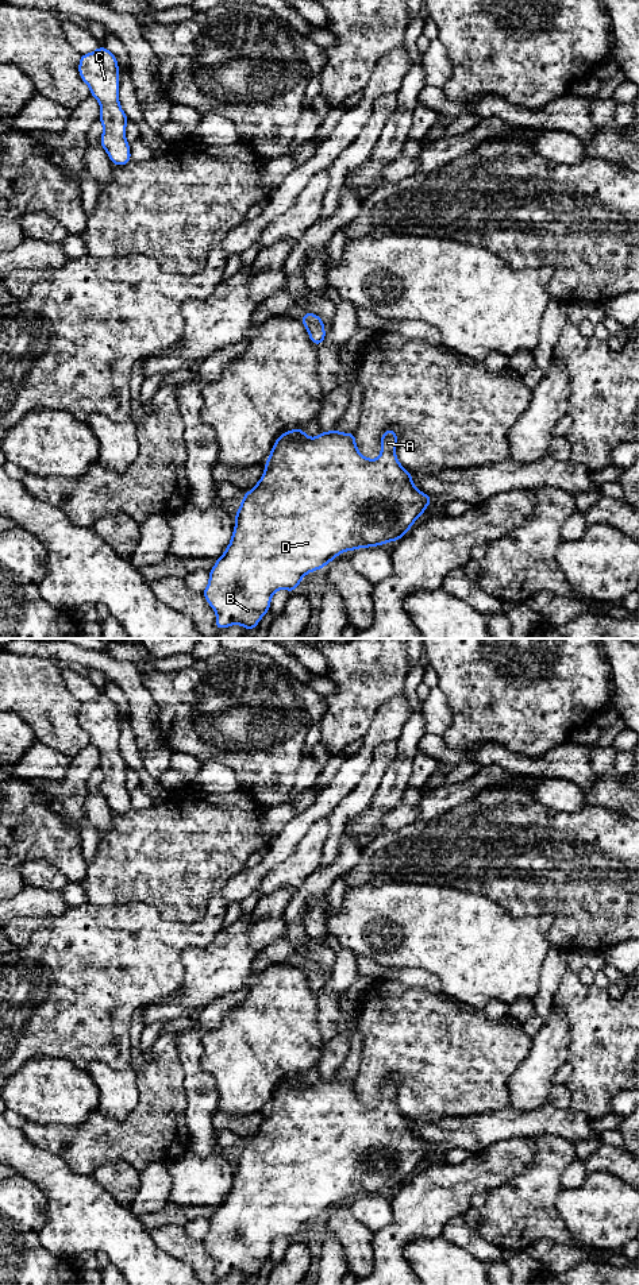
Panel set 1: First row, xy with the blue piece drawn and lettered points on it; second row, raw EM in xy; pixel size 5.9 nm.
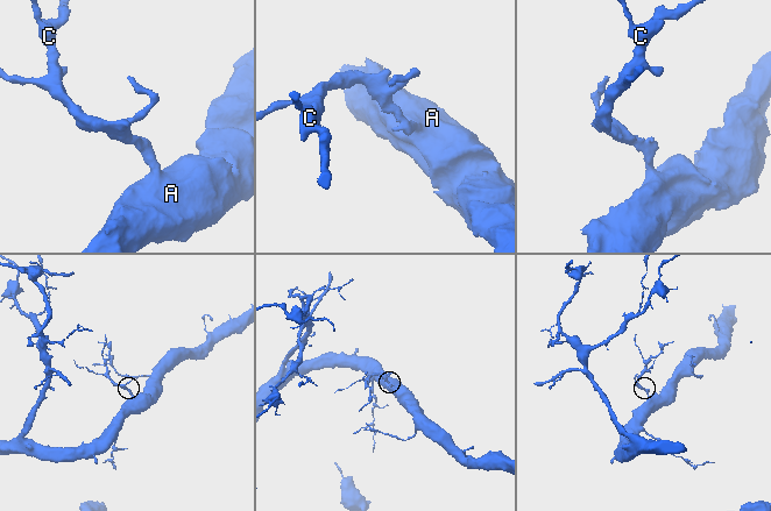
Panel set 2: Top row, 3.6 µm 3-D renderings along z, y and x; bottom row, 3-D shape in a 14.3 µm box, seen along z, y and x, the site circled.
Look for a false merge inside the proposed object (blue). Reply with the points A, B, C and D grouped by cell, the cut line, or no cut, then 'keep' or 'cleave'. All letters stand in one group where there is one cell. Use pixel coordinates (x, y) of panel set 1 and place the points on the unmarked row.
A B C D; no cut; keep

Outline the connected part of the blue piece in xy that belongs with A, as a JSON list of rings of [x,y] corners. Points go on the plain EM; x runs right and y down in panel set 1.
[[[299,1076],[277,1085],[261,1127],[243,1142],[239,1158],[234,1162],[235,1174],[230,1192],[208,1220],[209,1228],[203,1245],[216,1261],[215,1274],[219,1278],[231,1273],[242,1273],[246,1278],[255,1277],[270,1258],[277,1238],[296,1239],[307,1222],[324,1216],[342,1200],[382,1195],[385,1191],[399,1189],[412,1177],[413,1170],[434,1147],[413,1132],[411,1119],[399,1110],[396,1078],[386,1077],[380,1093],[380,1104],[367,1107],[358,1099],[354,1080],[342,1081],[335,1076],[308,1085],[303,1076]]]

